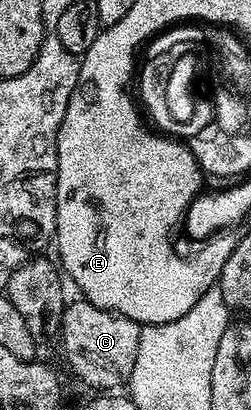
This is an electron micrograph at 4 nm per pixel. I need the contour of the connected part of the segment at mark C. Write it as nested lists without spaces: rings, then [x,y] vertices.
[[[84,297],[70,302],[61,318],[59,340],[65,350],[65,359],[69,367],[89,387],[98,387],[101,393],[121,389],[128,384],[135,367],[135,357],[139,350],[142,324],[114,311],[96,307]]]

